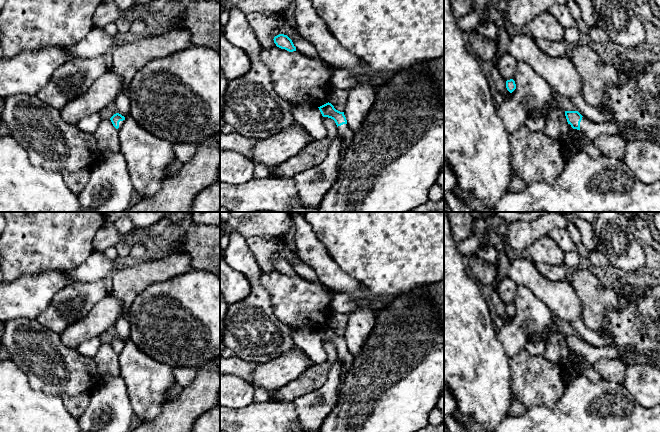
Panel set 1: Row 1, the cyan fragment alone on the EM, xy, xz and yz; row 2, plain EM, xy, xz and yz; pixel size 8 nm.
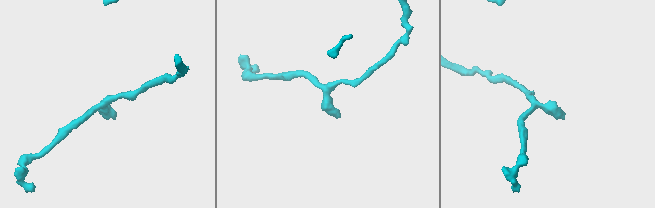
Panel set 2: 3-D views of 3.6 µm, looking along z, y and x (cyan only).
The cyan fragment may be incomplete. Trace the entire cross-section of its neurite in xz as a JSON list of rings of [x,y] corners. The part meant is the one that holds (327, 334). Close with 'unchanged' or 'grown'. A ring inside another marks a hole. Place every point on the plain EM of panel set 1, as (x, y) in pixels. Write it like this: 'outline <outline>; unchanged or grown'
outline [[[328,326],[318,332],[323,341],[333,343],[337,349],[337,360],[339,360],[343,365],[343,371],[341,374],[342,386],[346,378],[347,372],[354,360],[354,356],[347,349],[347,344],[344,336],[336,334],[331,327]]]; grown

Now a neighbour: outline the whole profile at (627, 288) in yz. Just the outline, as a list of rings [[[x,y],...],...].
[[[621,275],[617,280],[606,282],[606,287],[612,289],[620,301],[632,301],[642,292],[644,285],[637,276]]]

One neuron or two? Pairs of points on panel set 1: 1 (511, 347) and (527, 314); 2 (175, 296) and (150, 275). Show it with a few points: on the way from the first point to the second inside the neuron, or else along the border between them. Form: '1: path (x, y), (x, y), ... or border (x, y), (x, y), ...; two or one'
1: path (513, 339), (513, 336), (526, 322); one
2: border (180, 274), (154, 282), (138, 295); two

